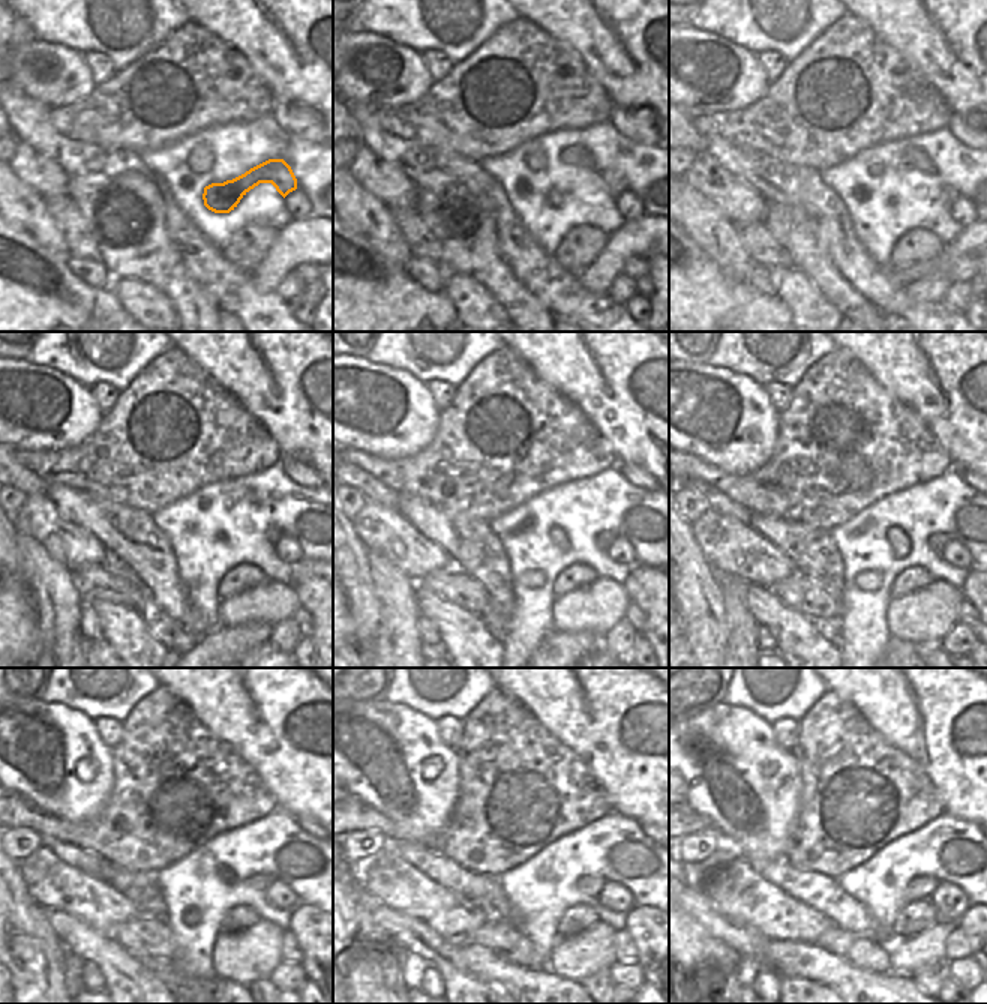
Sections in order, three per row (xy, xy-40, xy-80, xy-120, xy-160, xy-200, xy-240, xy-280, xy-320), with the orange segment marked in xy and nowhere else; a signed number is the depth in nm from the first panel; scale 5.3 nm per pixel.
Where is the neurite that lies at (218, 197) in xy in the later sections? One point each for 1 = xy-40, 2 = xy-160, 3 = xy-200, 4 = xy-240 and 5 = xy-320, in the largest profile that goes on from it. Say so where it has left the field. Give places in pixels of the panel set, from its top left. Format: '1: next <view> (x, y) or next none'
1: next xy-40 (617, 185)
2: next xy-160 (605, 539)
3: next xy-200 (936, 542)
4: next xy-240 (261, 881)
5: next xy-320 (921, 887)

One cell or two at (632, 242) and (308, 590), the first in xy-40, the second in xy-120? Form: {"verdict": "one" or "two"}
{"verdict": "two"}

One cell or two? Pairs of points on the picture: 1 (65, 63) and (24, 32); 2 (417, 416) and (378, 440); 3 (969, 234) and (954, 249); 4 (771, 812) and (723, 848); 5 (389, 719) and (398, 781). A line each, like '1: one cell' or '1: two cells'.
1: two cells
2: one cell
3: one cell
4: two cells
5: one cell

